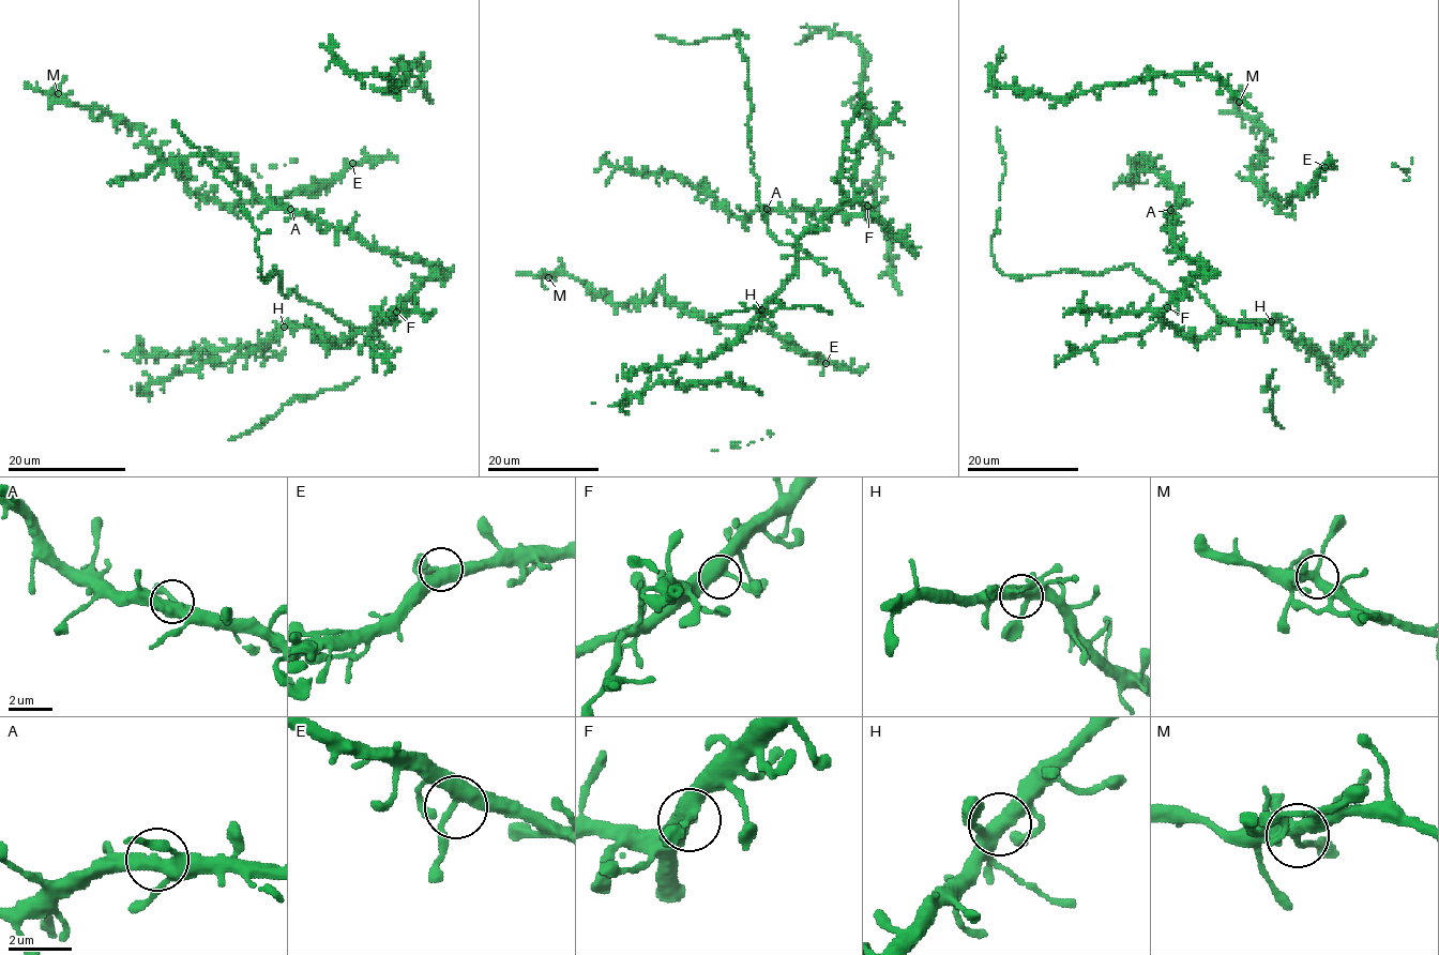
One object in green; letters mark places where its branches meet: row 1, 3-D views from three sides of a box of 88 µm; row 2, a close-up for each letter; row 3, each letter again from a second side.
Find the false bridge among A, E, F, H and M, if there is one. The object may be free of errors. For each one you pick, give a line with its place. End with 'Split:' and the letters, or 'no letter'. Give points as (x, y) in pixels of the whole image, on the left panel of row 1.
Split: no letter

